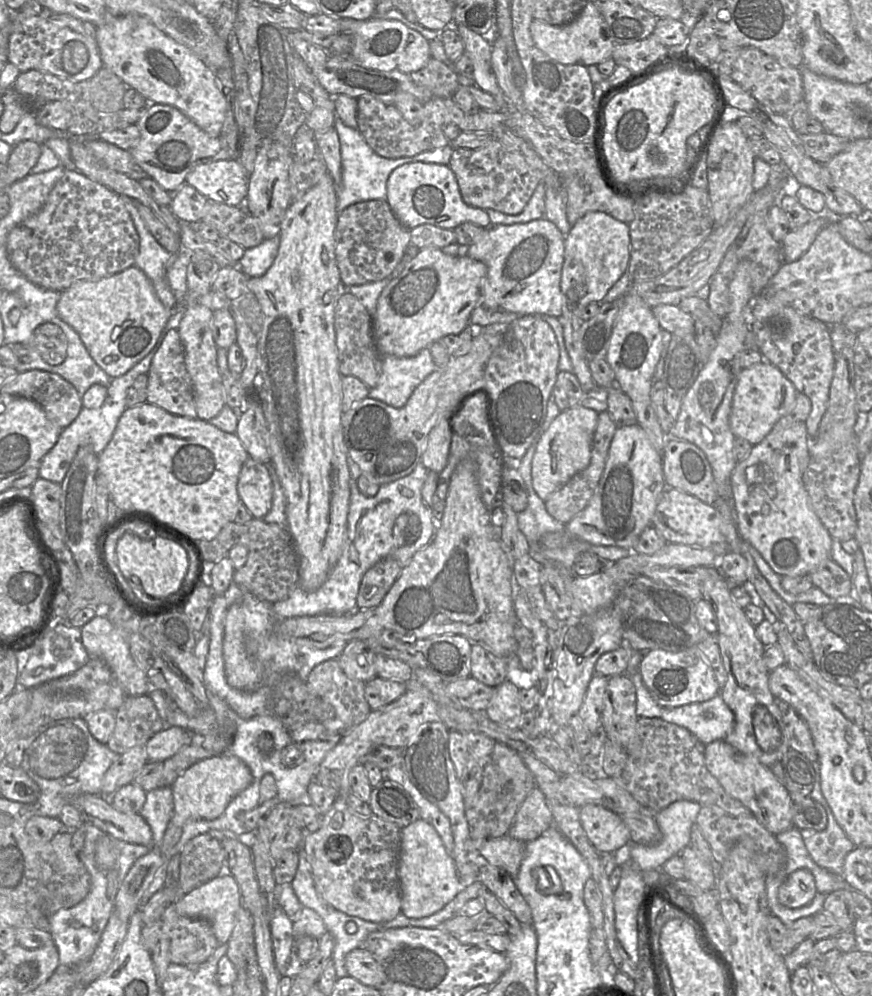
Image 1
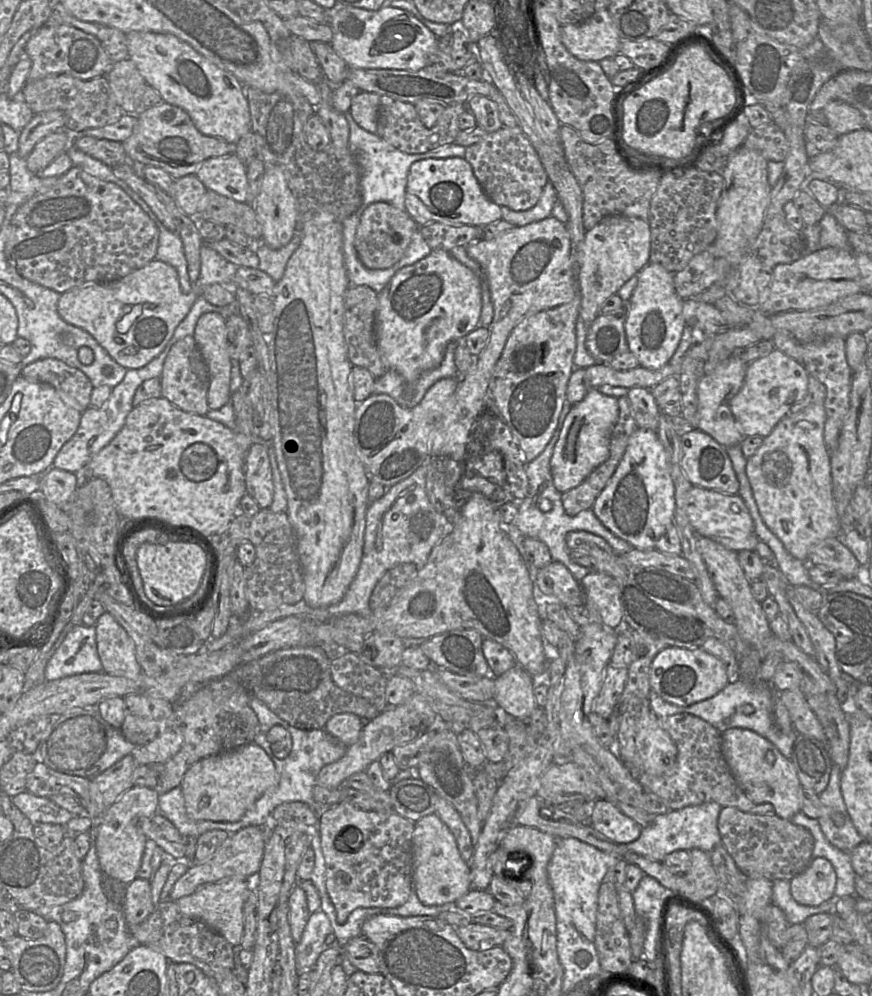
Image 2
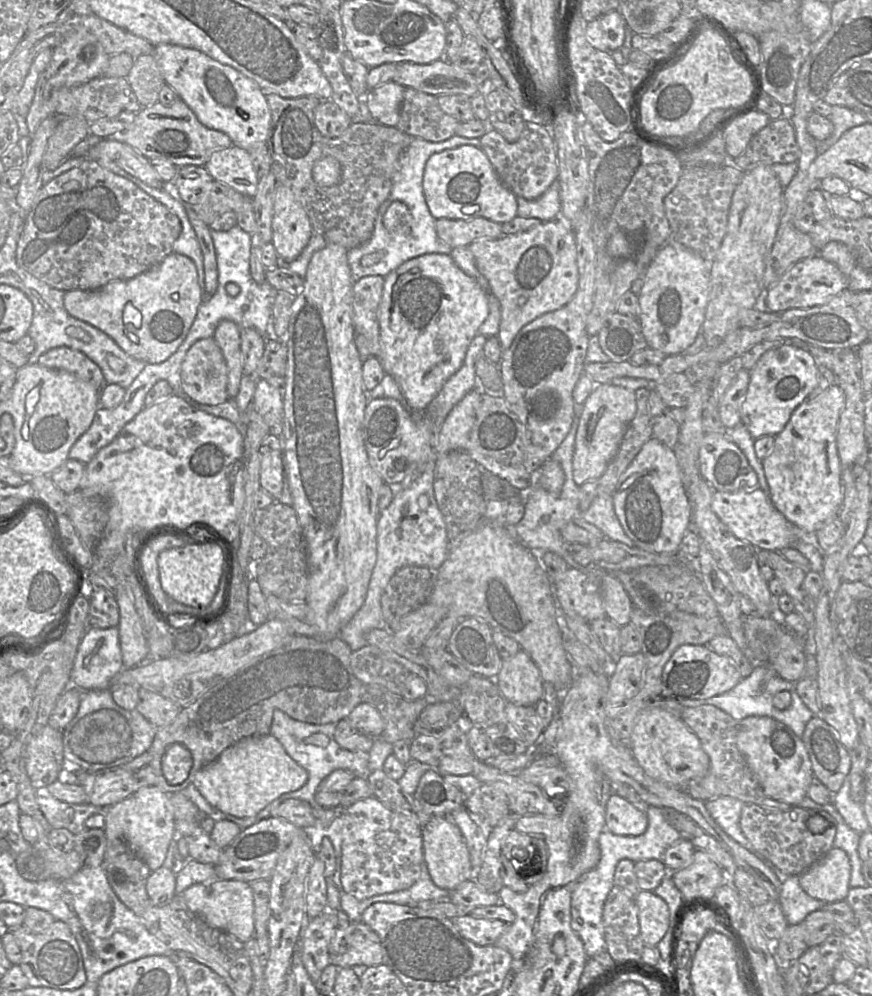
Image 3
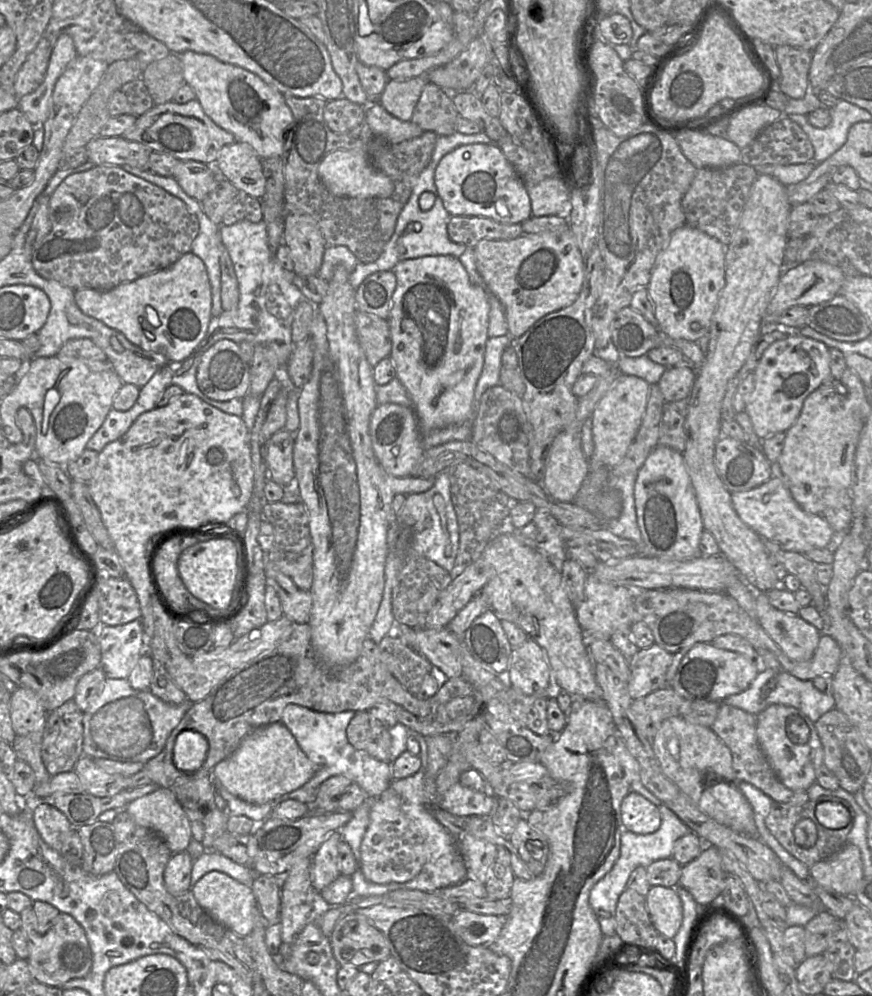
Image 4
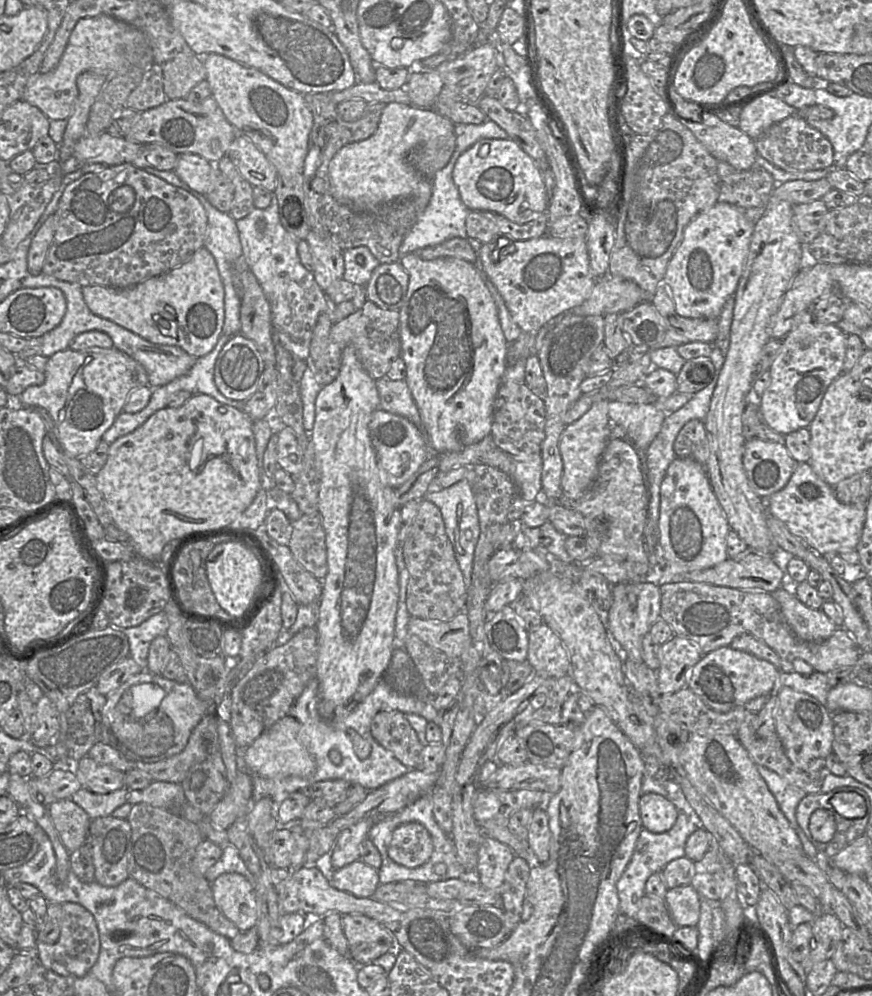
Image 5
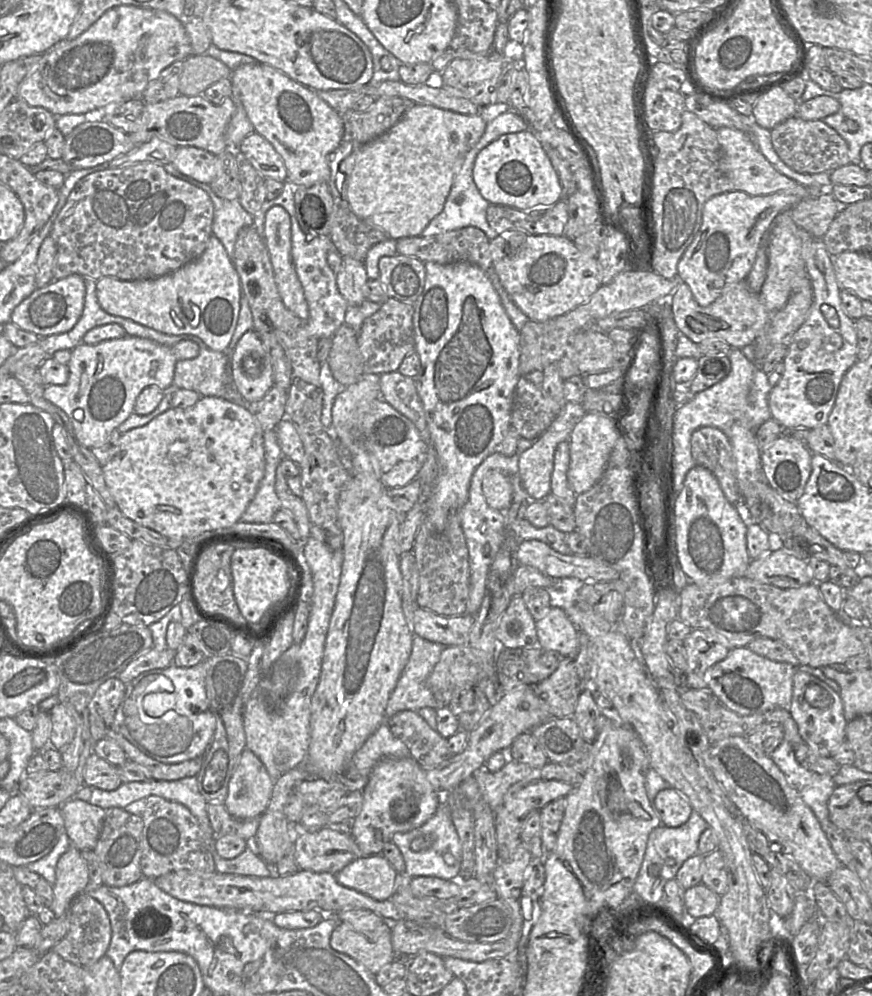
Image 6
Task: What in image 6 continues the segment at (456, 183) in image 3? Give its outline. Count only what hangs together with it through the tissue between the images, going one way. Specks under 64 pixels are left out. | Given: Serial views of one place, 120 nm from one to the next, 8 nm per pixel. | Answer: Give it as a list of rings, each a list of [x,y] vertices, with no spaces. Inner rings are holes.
[[[529,130],[502,135],[484,147],[475,158],[472,177],[490,204],[525,211],[553,206],[563,198],[559,177],[541,143]]]

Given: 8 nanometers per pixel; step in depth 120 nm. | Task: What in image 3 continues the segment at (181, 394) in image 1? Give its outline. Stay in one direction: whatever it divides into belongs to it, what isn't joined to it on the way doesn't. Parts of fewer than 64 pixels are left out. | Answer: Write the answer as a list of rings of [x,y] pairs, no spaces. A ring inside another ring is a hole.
[[[212,337],[196,341],[181,365],[182,393],[194,404],[218,405],[228,400],[227,366]]]

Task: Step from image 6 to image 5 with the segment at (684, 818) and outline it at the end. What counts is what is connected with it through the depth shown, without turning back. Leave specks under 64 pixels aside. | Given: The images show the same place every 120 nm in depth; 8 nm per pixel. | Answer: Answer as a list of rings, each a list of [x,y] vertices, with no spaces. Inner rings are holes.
[[[646,793],[640,797],[639,813],[643,829],[663,833],[674,826],[679,810],[666,796]]]

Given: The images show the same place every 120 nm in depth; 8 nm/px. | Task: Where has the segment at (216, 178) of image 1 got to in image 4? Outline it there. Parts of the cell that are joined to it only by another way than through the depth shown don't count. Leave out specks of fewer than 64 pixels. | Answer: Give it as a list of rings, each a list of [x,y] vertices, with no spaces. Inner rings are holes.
[[[236,141],[224,146],[216,160],[222,175],[237,189],[261,199],[266,192],[261,158],[248,144]]]

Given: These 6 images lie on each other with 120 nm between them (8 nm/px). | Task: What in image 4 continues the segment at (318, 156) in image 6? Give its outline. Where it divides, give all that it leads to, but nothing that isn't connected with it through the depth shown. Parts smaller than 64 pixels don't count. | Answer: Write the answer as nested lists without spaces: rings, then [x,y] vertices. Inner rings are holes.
[[[192,51],[178,55],[184,83],[195,93],[204,113],[220,128],[248,144],[261,158],[281,157],[285,136],[293,115],[284,95],[243,68],[223,63],[215,57]]]

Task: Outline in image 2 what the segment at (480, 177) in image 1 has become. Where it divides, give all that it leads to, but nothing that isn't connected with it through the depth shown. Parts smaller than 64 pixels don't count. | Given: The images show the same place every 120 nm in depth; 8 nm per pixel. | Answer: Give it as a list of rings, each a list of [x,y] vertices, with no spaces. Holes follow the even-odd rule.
[[[519,126],[502,127],[489,133],[481,142],[467,147],[464,158],[471,165],[486,196],[499,206],[506,206],[514,211],[525,211],[534,207],[549,181],[535,148]]]

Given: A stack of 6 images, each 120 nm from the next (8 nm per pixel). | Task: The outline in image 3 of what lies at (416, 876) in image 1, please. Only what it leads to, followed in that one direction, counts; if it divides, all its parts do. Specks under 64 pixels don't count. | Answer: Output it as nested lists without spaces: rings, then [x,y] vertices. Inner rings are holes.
[[[431,816],[422,824],[424,863],[432,881],[440,888],[453,891],[472,879],[473,867],[465,840],[448,816]]]

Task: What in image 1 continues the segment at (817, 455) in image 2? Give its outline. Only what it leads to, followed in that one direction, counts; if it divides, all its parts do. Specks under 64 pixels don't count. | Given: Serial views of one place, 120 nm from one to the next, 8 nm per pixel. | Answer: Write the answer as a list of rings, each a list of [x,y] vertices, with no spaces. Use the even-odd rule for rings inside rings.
[[[806,421],[793,423],[783,430],[773,430],[754,445],[749,454],[737,462],[731,477],[731,498],[740,537],[752,545],[780,577],[809,575],[831,558],[833,538],[810,506],[803,474],[809,464],[809,443]]]

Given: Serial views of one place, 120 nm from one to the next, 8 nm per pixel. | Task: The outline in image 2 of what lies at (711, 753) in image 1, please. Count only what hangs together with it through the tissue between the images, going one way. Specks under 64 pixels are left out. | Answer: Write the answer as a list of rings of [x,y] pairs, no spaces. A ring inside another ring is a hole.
[[[731,728],[722,733],[721,750],[736,782],[750,800],[772,804],[773,814],[783,819],[791,820],[800,811],[802,786],[796,770],[771,741],[750,729]]]

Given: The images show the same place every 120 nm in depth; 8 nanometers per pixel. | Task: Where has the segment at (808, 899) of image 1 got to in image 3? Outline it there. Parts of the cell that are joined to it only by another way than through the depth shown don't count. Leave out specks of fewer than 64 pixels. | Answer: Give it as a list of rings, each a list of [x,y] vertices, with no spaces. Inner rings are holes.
[[[833,848],[799,876],[799,883],[812,898],[835,903],[846,899],[850,876],[848,855],[839,848]]]

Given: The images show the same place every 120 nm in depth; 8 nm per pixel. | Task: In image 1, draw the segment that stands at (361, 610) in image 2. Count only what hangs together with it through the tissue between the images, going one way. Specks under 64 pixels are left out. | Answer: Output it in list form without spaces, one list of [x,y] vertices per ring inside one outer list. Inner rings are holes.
[[[419,463],[406,477],[380,485],[374,497],[366,497],[360,493],[355,480],[351,478],[345,548],[319,589],[305,591],[297,585],[286,599],[271,604],[277,620],[295,616],[353,613],[358,610],[357,595],[361,579],[368,569],[386,557],[393,558],[405,566],[418,551],[427,548],[435,537],[433,512],[422,498],[422,487],[427,475],[428,470]]]

